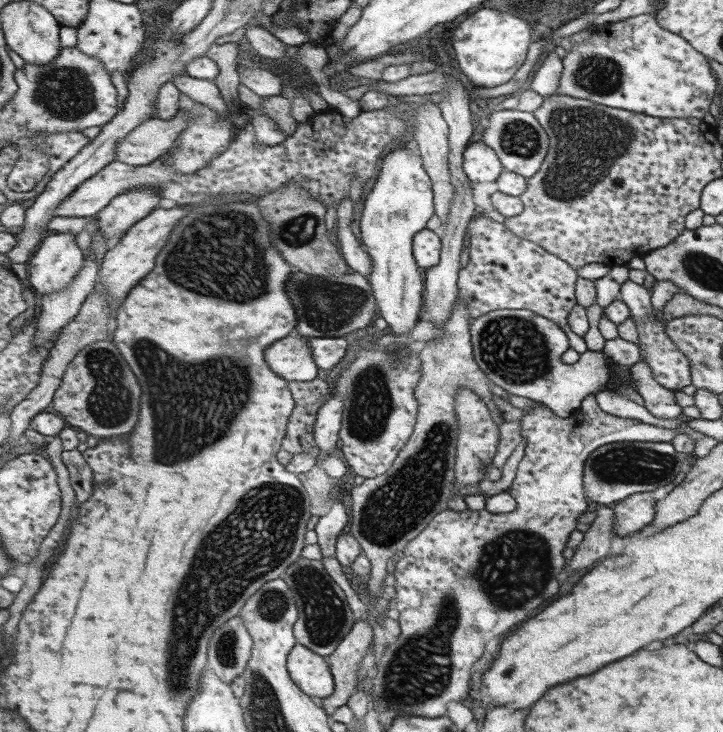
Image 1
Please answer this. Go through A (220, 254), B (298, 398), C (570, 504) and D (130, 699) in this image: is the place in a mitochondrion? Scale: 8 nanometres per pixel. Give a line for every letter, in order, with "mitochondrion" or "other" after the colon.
A: mitochondrion
B: other
C: other
D: other

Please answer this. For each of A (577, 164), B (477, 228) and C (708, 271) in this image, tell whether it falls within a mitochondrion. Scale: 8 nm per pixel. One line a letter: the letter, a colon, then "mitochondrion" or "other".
A: mitochondrion
B: other
C: mitochondrion

